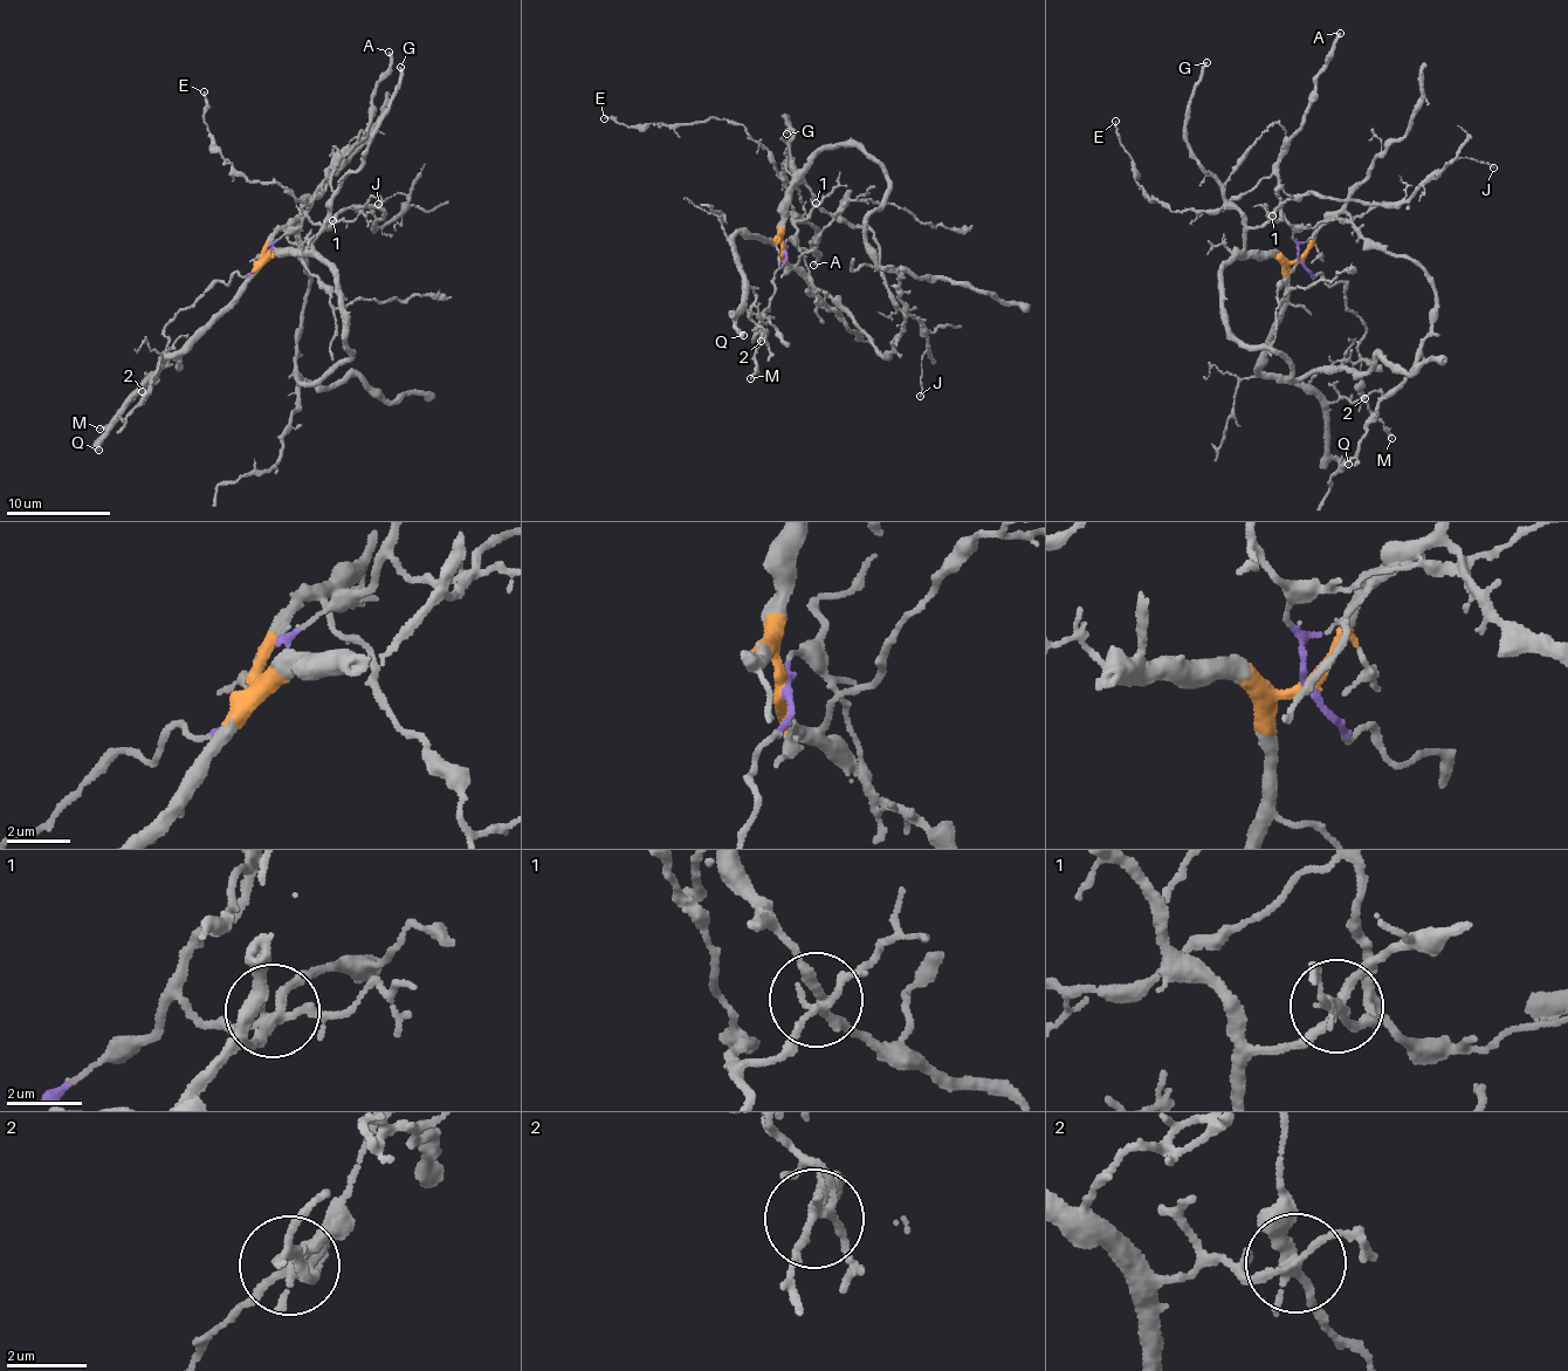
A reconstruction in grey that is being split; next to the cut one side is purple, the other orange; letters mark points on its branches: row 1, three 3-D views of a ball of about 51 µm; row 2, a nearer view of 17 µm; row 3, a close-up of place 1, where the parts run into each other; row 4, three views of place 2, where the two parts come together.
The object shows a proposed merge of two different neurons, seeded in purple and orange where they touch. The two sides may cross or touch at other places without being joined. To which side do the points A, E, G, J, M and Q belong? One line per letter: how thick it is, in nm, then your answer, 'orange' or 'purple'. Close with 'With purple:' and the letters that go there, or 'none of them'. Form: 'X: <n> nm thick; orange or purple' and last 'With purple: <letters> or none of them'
A: 240 nm thick; purple
E: 140 nm thick; purple
G: 240 nm thick; orange
J: 110 nm thick; orange
M: 220 nm thick; purple
Q: 400 nm thick; orange
With purple: A, E, M

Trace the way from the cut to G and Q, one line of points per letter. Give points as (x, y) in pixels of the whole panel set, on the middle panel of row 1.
G: (783, 251), (781, 225), (799, 179), (788, 156), (790, 130), (783, 117), (789, 120), (785, 135)
Q: (783, 251), (781, 241), (736, 233), (734, 238), (734, 258), (747, 295), (735, 319), (744, 336)

